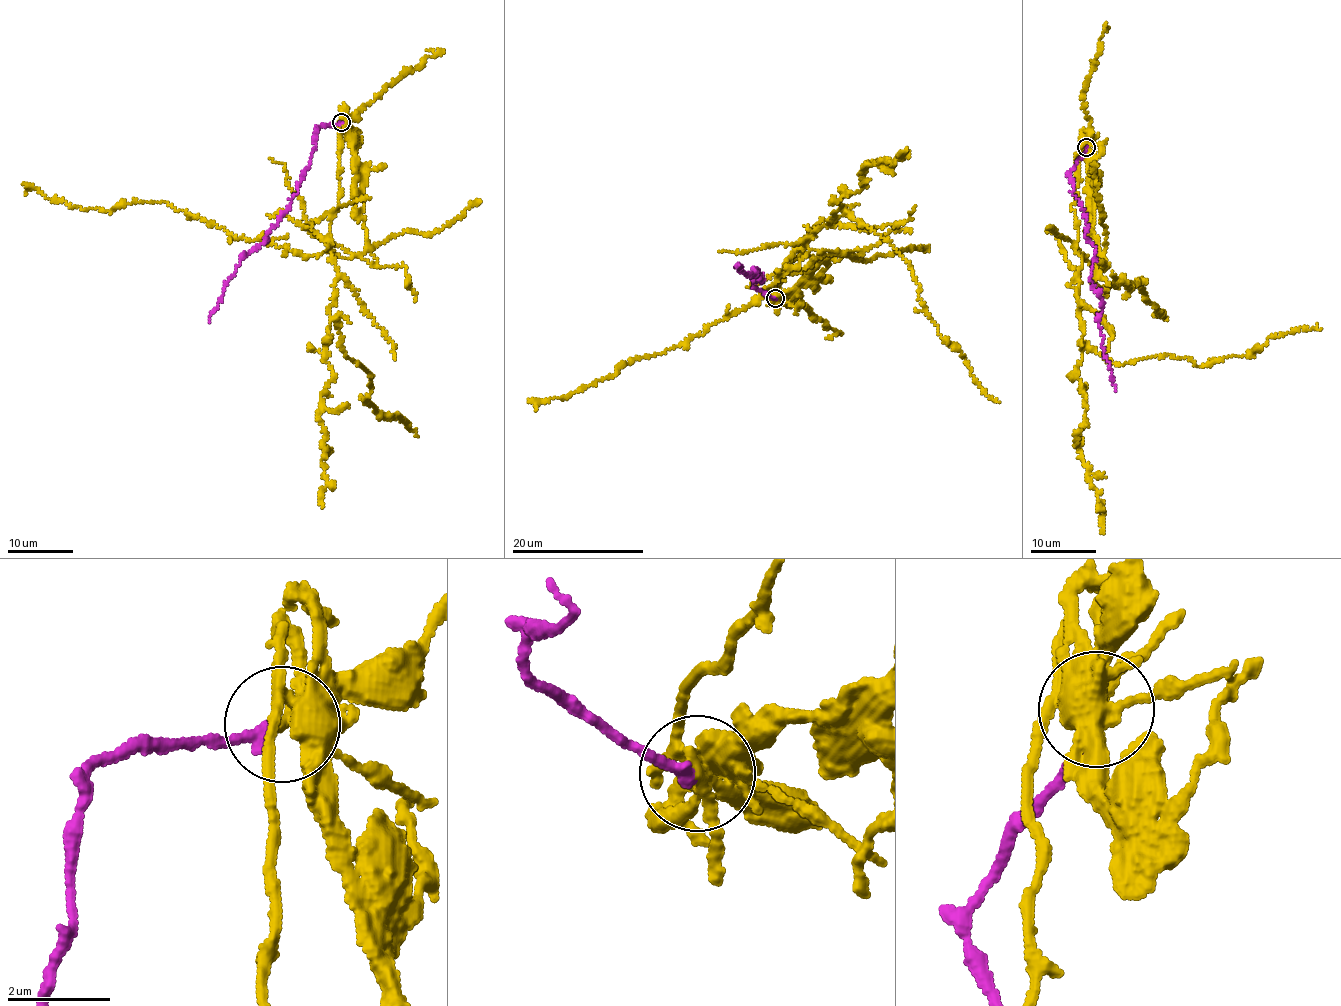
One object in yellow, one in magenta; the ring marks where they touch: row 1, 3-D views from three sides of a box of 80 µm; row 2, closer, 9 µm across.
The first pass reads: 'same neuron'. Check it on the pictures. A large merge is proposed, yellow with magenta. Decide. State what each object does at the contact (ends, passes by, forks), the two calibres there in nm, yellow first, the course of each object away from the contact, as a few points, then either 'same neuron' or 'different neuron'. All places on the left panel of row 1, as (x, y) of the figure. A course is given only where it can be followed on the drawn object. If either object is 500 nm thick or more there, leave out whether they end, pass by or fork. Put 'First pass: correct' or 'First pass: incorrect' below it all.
yellow forks | magenta ends | 320/240 nm | yellow via (342, 122), (366, 243), (348, 259), (238, 238), (155, 201), (107, 212), (25, 194) | magenta via (342, 122), (316, 129), (311, 163), (288, 209), (255, 248), (242, 256), (208, 322) | different neuron
First pass: incorrect

